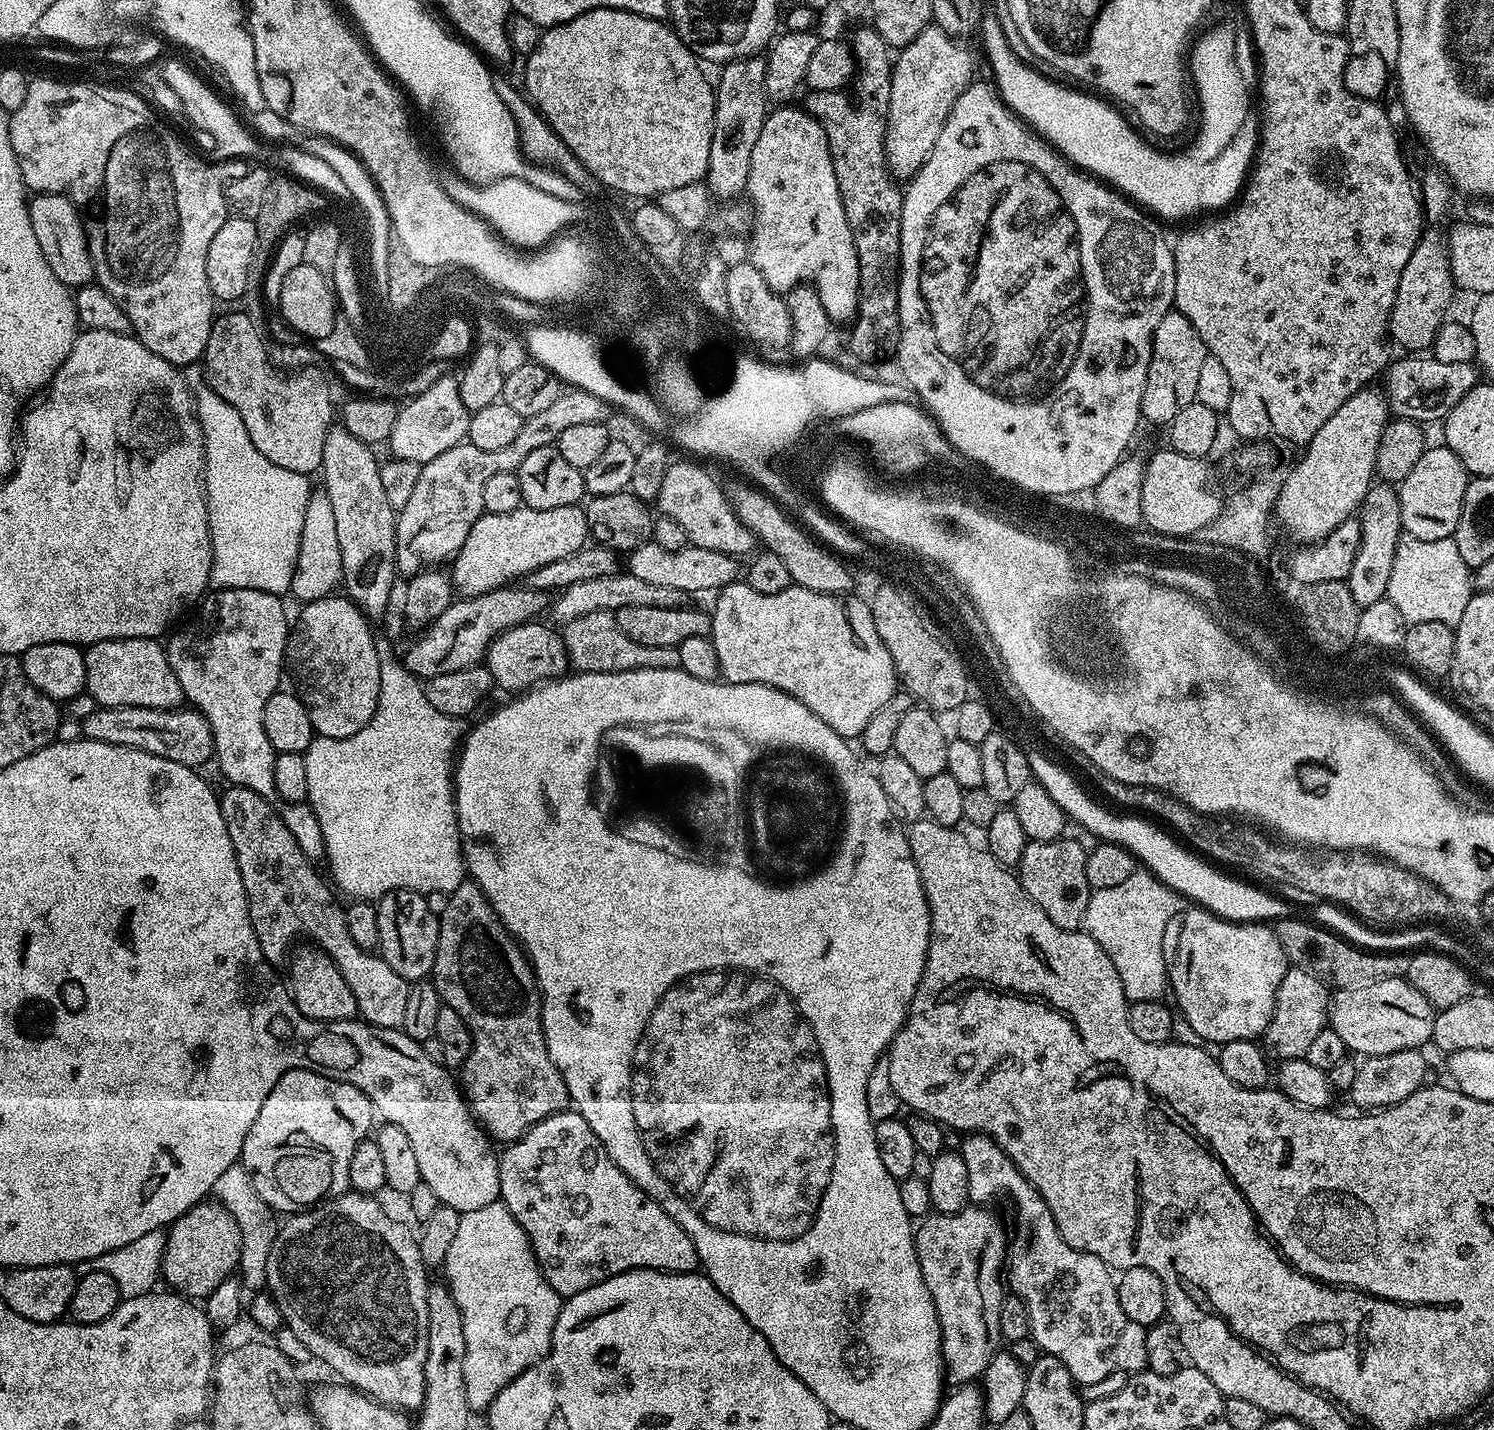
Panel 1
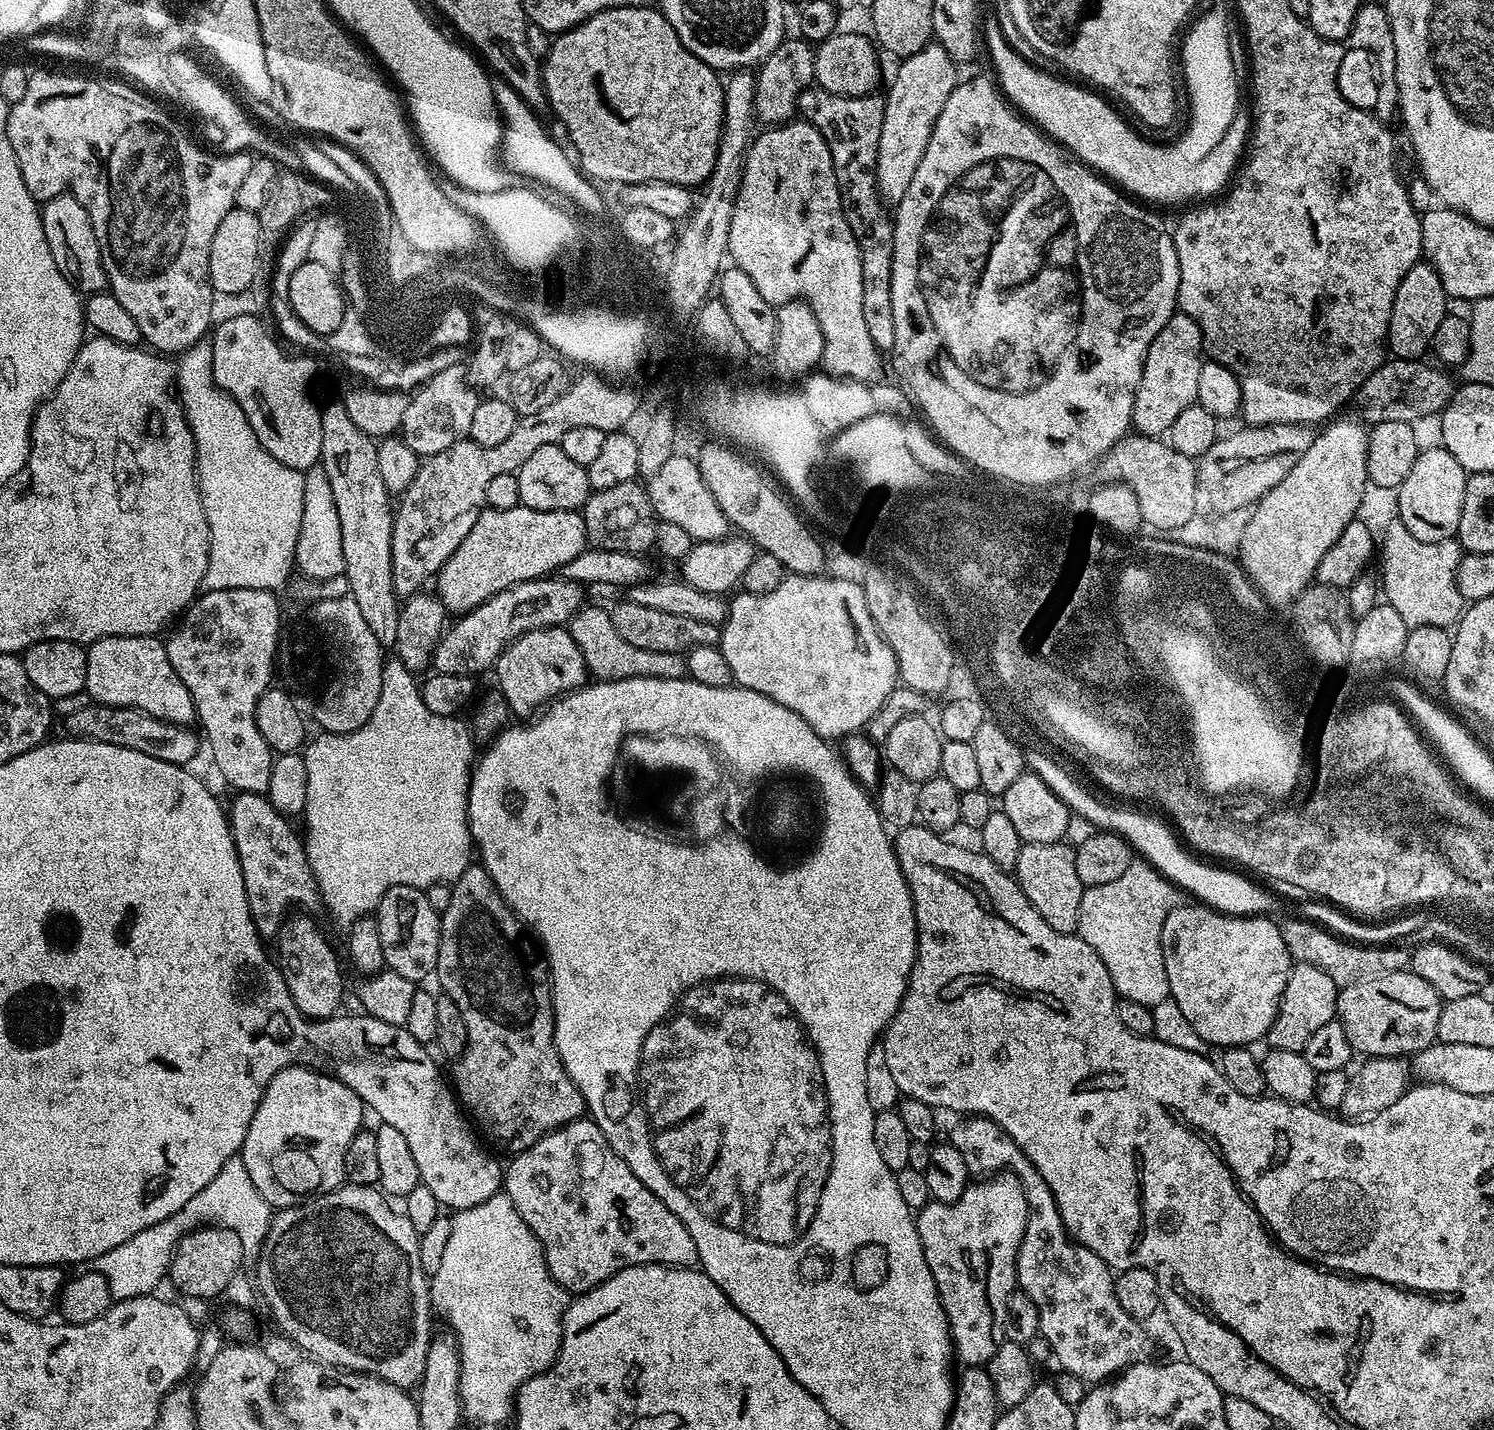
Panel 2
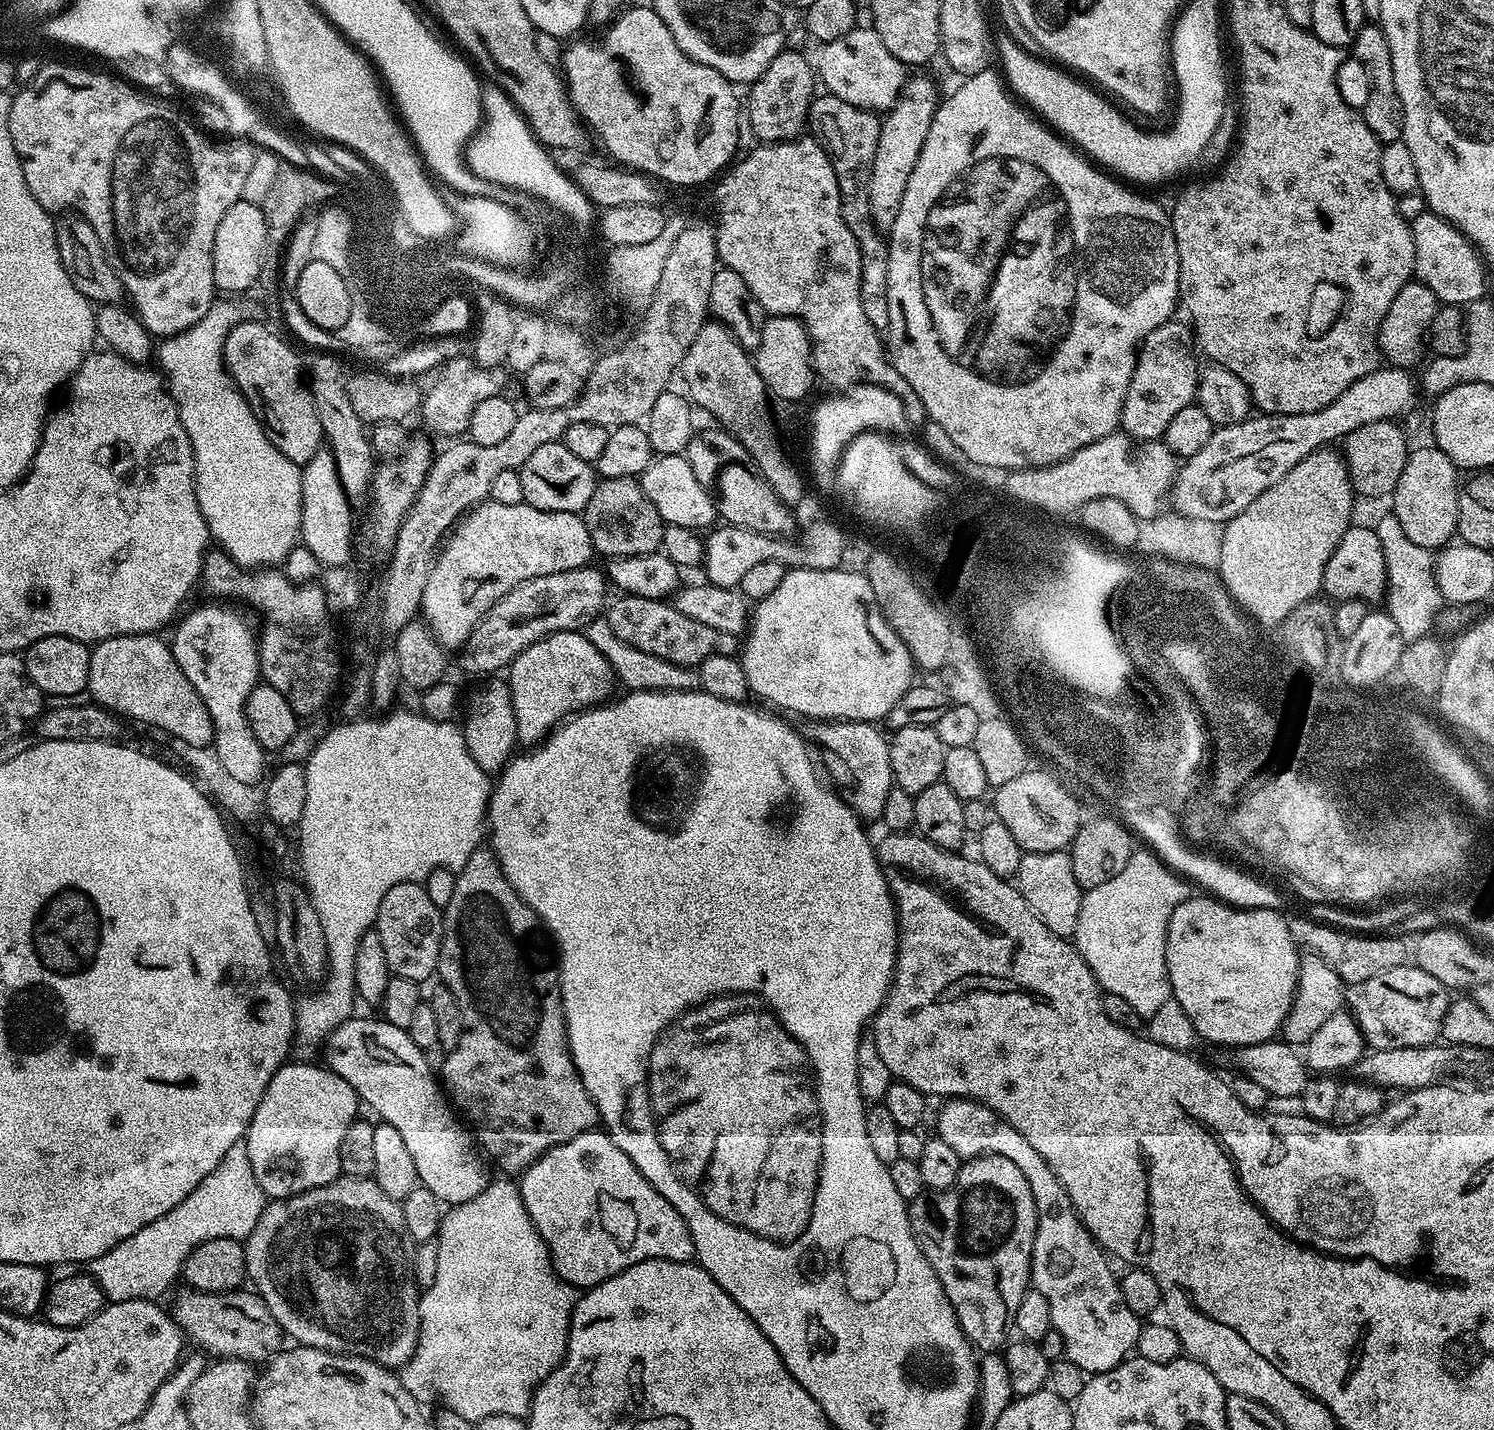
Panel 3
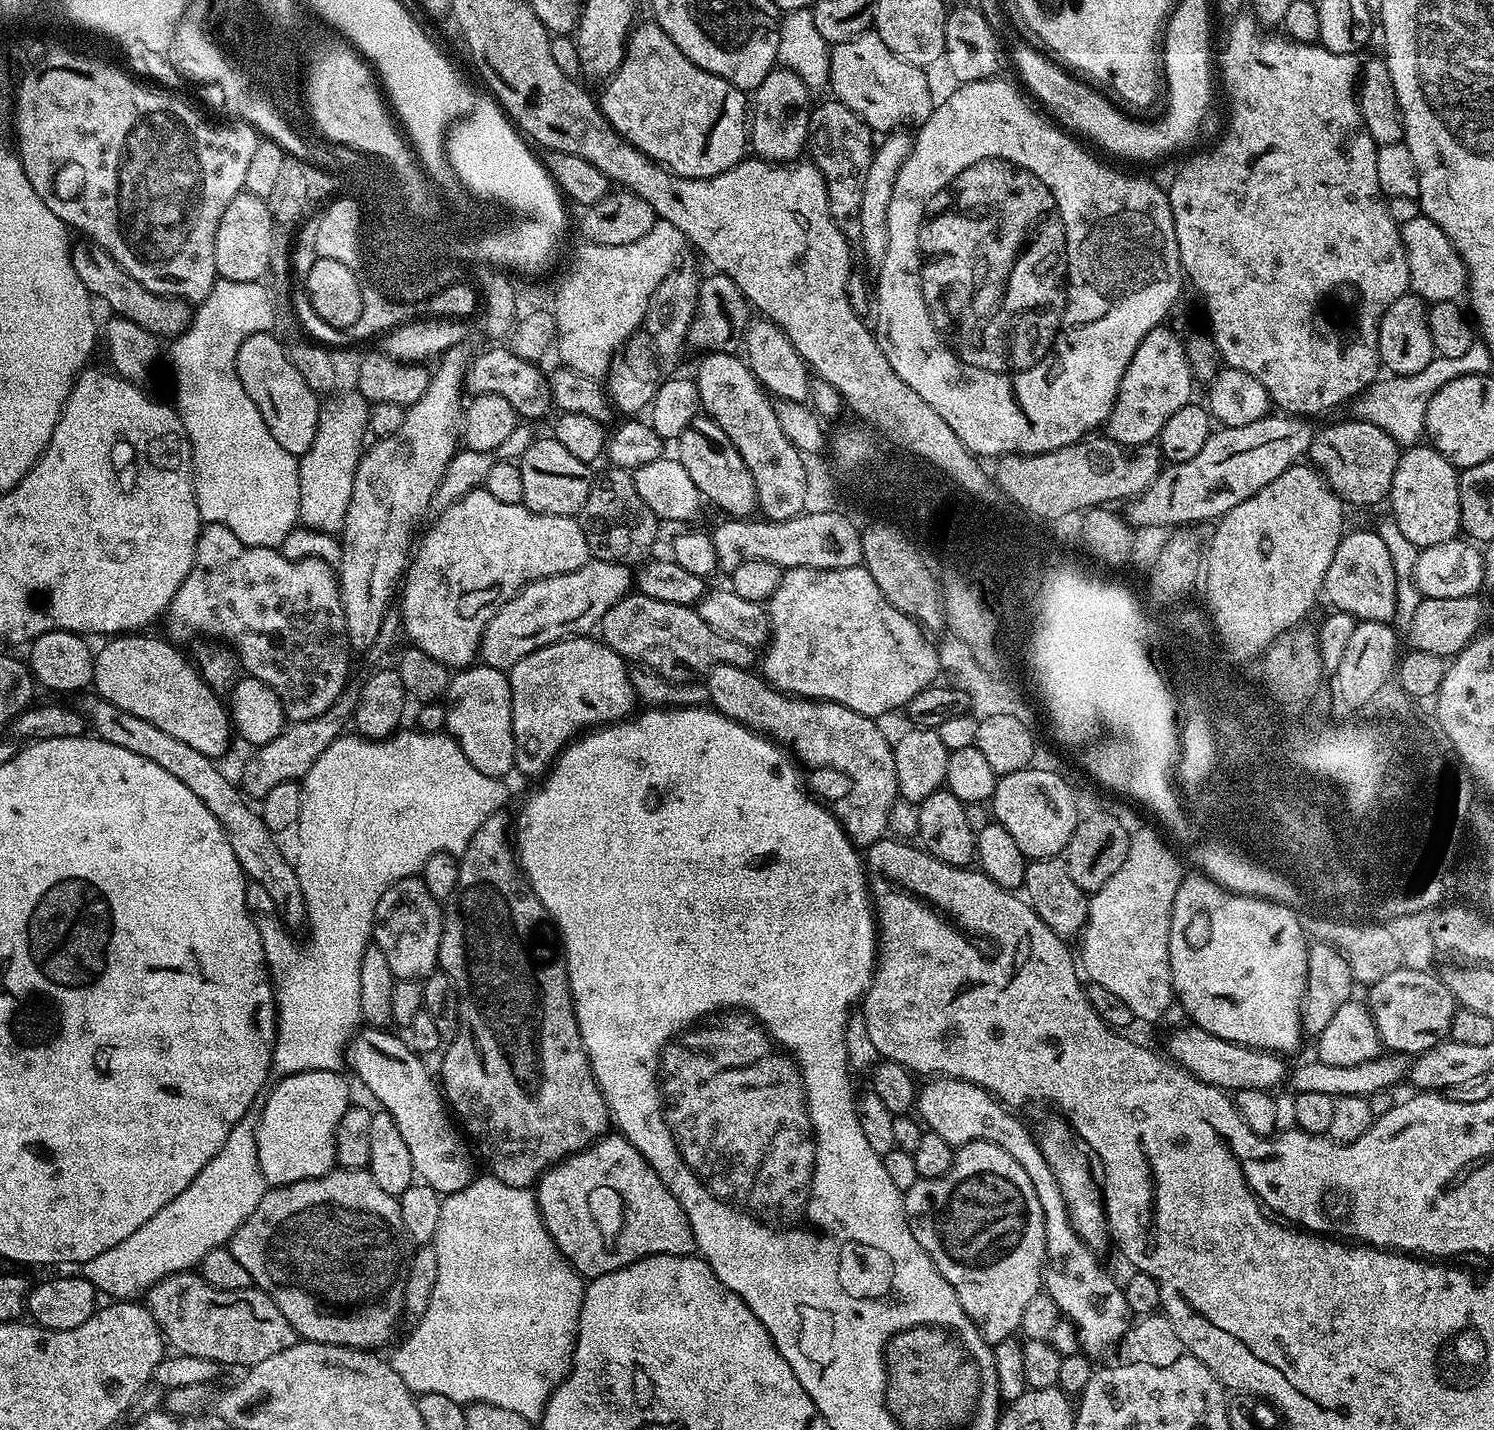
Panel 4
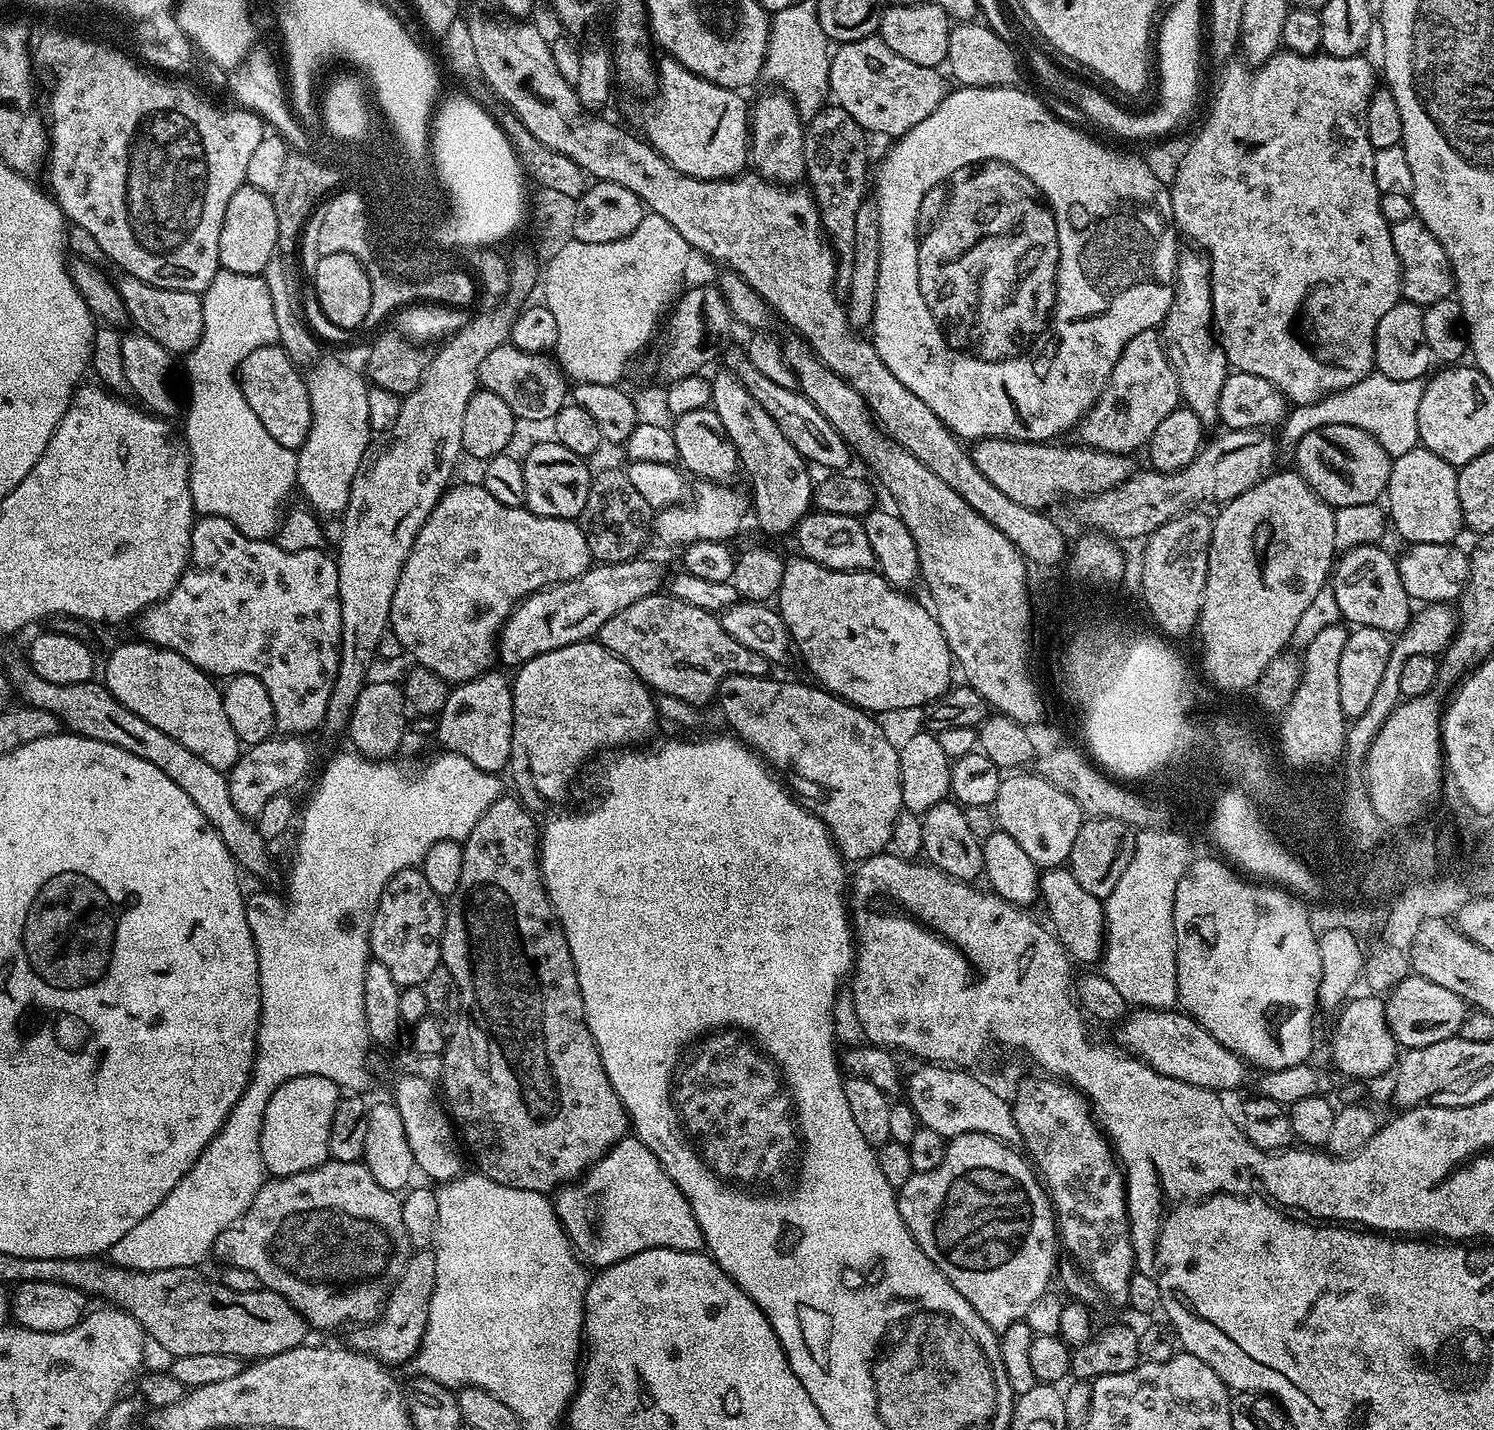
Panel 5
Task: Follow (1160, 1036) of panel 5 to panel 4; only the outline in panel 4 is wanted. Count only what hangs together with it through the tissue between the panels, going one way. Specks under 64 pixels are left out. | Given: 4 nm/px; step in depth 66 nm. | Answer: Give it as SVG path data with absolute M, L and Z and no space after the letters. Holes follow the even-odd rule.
M1191 1022L1185 1023L1185 1028L1180 1028L1168 1040L1167 1055L1175 1060L1181 1068L1194 1078L1198 1078L1202 1082L1206 1082L1215 1088L1225 1090L1235 1090L1238 1088L1263 1088L1265 1090L1276 1090L1280 1083L1285 1083L1286 1068L1284 1072L1283 1055L1274 1052L1263 1052L1261 1048L1244 1048L1241 1044L1231 1044L1222 1038L1218 1038L1214 1034L1210 1034L1206 1030L1202 1030L1197 1024Z

